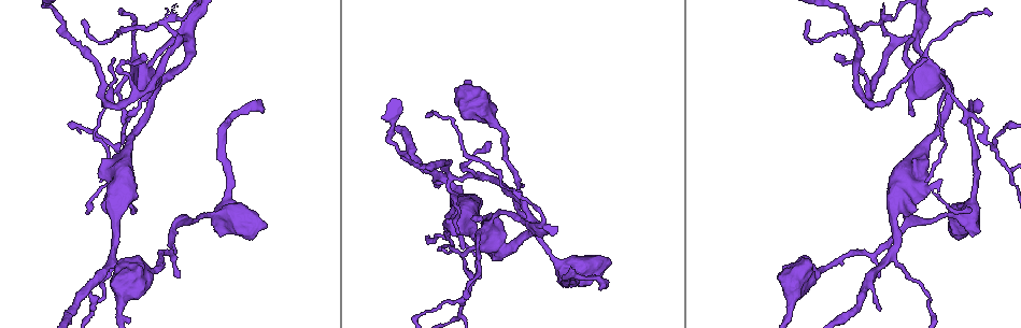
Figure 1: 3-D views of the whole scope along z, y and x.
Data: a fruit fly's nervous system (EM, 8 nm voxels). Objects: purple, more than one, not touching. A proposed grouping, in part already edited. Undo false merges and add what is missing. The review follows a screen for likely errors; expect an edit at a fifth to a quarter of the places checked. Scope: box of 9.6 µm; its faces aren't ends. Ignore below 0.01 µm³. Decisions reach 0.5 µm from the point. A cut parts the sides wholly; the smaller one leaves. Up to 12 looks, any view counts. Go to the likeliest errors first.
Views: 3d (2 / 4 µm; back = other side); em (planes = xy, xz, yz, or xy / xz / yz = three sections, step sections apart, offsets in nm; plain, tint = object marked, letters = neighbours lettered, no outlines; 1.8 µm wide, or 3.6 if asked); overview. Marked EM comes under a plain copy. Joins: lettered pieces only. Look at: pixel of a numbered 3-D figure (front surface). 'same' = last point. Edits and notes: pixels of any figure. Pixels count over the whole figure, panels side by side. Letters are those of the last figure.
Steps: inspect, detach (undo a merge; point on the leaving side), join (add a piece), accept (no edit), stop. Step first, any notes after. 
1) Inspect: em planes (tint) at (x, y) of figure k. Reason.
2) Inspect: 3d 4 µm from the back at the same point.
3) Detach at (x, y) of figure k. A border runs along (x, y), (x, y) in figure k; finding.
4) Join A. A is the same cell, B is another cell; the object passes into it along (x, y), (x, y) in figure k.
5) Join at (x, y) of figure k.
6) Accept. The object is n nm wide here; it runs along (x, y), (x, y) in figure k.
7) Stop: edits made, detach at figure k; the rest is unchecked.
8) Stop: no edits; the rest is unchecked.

Inspect: 3d 2 µm at (505, 252) of figure 1. Sudden change in width.

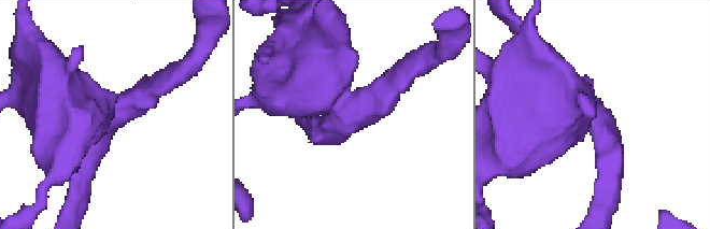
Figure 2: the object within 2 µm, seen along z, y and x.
Inspect: em yz step 16 (tint) at (349, 119) of figure 2.

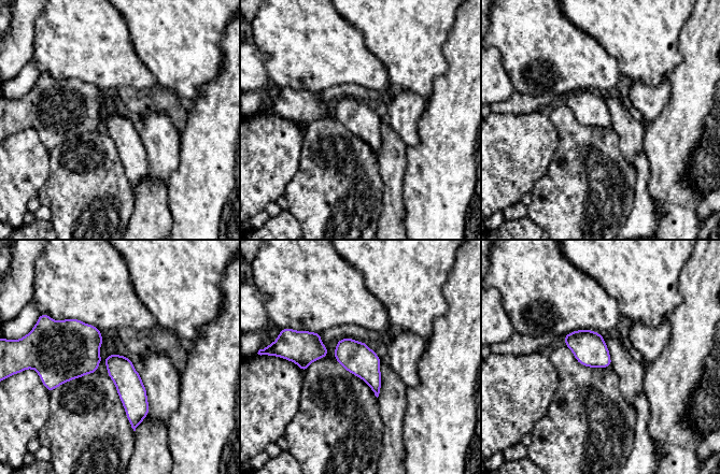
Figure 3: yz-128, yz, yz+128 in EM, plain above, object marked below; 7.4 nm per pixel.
Inspect: em planes (letters) at the same point.

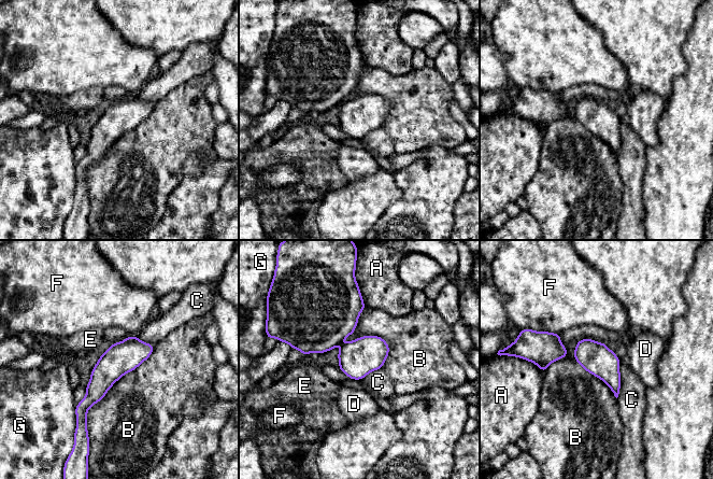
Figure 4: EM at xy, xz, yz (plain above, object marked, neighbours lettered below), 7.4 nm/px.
Accept. A, B, C, D, E, F and G are other cells; it runs along (151, 347), (133, 351), (77, 410) in figure 4; all the same neuron.

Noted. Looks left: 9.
Inspect: em xz step 16 (letters) at (982, 106) of figure 1. End of a long branch.

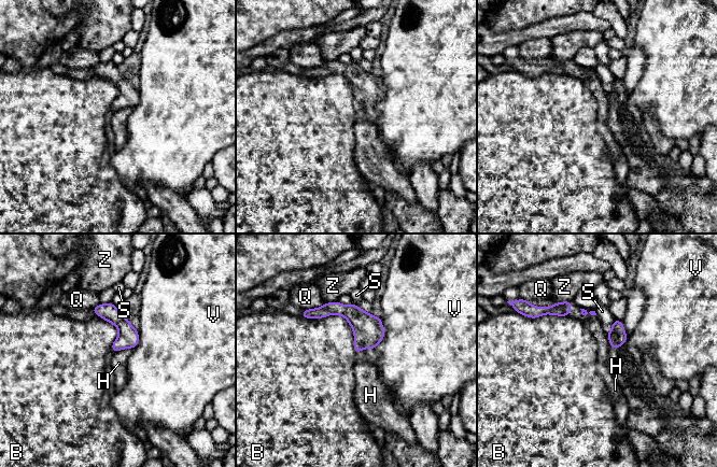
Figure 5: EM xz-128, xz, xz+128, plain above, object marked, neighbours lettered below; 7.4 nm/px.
Inspect: em planes (letters) at the same point.

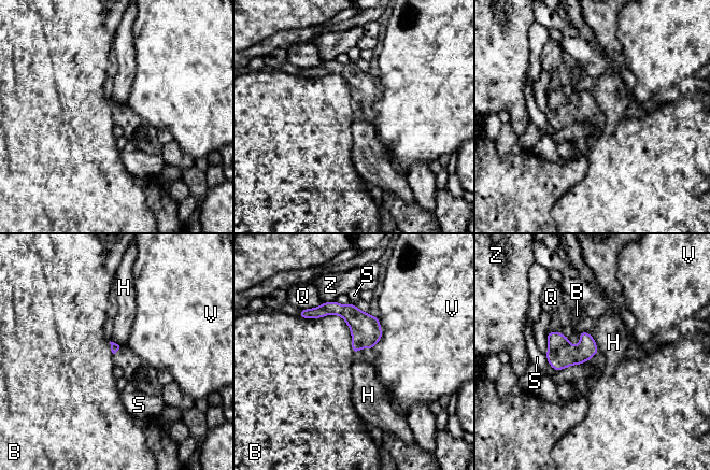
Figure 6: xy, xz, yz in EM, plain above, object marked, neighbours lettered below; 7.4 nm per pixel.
Accept. The longest contact is with B, 360 nm; B, H, Q, S, V and Z are other cells; it runs along (304, 313), (341, 310), (379, 336) in figure 6; no lettered piece goes on from it.

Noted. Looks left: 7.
Inspect: em planes (letters) at (115, 147) of figure 1. Abrupt turn.

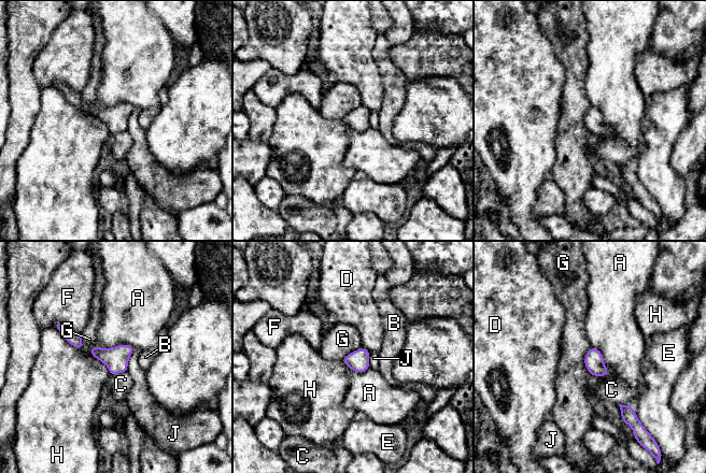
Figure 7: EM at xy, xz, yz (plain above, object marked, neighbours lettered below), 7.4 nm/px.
Accept. A, B, C, D, E, F, G, H and J are other cells; a border runs along (54, 327), (79, 349) in figure 7; continuous, no second neuron.

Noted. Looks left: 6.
Inspect: 3d 4 µm at (123, 292) of figure 1. Sudden change in width.

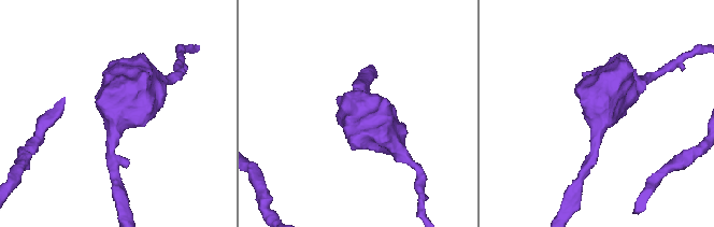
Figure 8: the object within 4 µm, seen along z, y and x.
Inspect: em 3.6 µm planes (letters) at (601, 111) of figure 8.

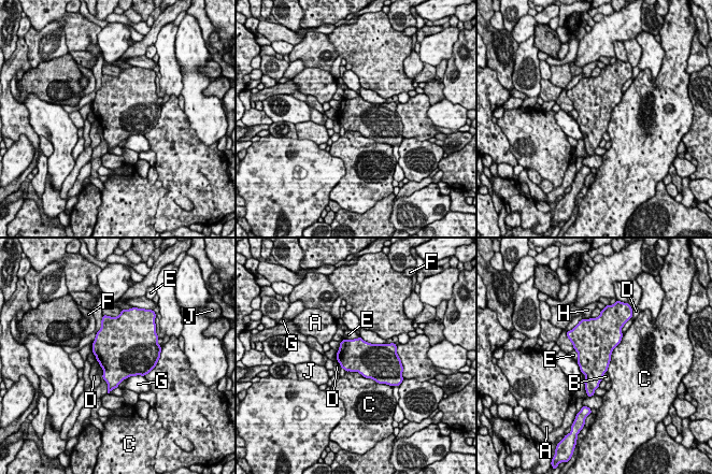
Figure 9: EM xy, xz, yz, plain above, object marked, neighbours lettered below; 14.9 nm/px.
Accept. A, B, C, D, E, F, G, H and J are other cells; a border runs along (345, 371), (357, 371), (383, 384) in figure 9; continuous, no second neuron.

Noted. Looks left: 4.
Inspect: 3d 4 µm at (608, 261) of figure 1. Stops while still wide.

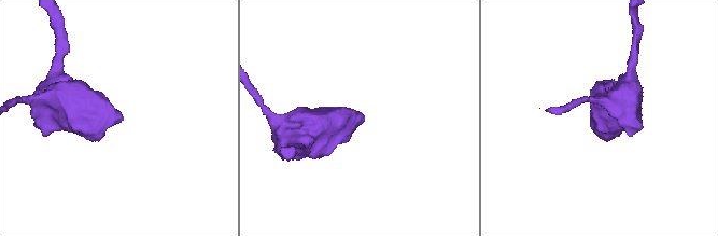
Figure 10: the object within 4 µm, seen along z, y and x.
Inspect: em 3.6 µm planes (letters) at (122, 116) of figure 10.

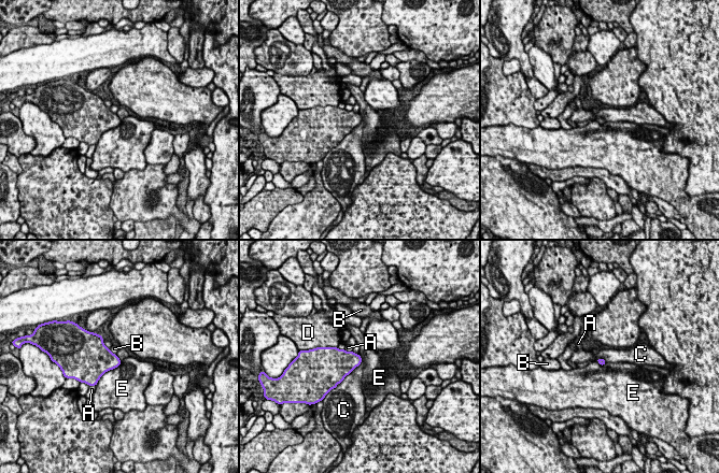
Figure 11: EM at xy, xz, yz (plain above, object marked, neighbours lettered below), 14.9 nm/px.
Accept. A, B, C, D and E are other cells; a border runs along (360, 355), (361, 362), (335, 388) in figure 11; none of them fits.

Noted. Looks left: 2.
Stop: no edits; the rest is unchecked.

